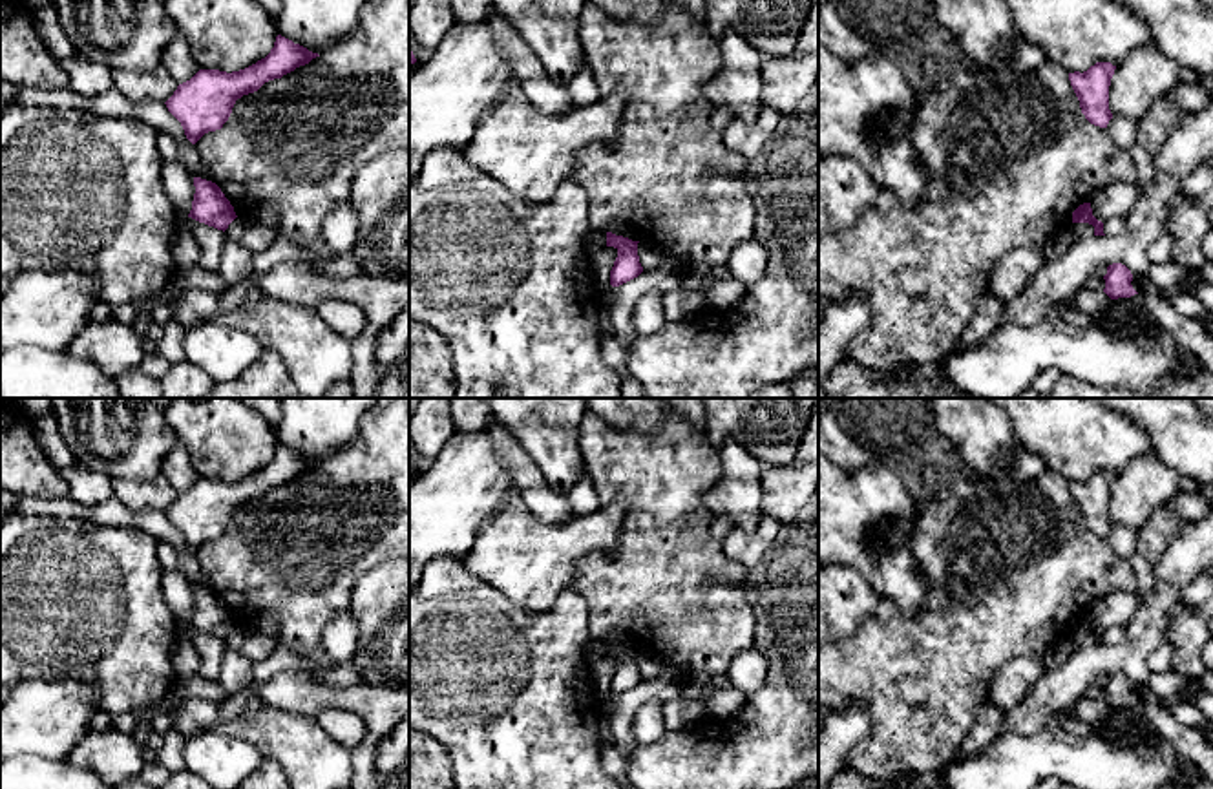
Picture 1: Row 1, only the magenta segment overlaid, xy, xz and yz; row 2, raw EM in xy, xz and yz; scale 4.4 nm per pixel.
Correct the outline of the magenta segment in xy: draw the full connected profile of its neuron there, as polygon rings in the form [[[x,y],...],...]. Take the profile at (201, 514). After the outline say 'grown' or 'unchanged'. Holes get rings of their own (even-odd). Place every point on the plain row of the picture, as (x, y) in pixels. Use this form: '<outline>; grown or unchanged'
[[[278,444],[270,462],[239,480],[199,479],[177,495],[164,511],[181,531],[186,548],[195,553],[205,542],[221,539],[243,504],[258,500],[265,491],[281,488],[309,473],[318,462]]]; unchanged

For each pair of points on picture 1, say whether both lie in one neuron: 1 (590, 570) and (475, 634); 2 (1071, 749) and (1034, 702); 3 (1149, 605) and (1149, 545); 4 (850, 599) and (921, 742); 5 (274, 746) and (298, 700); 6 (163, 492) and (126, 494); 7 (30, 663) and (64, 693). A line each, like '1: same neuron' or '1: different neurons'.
1: different neurons
2: different neurons
3: different neurons
4: different neurons
5: different neurons
6: same neuron
7: different neurons

